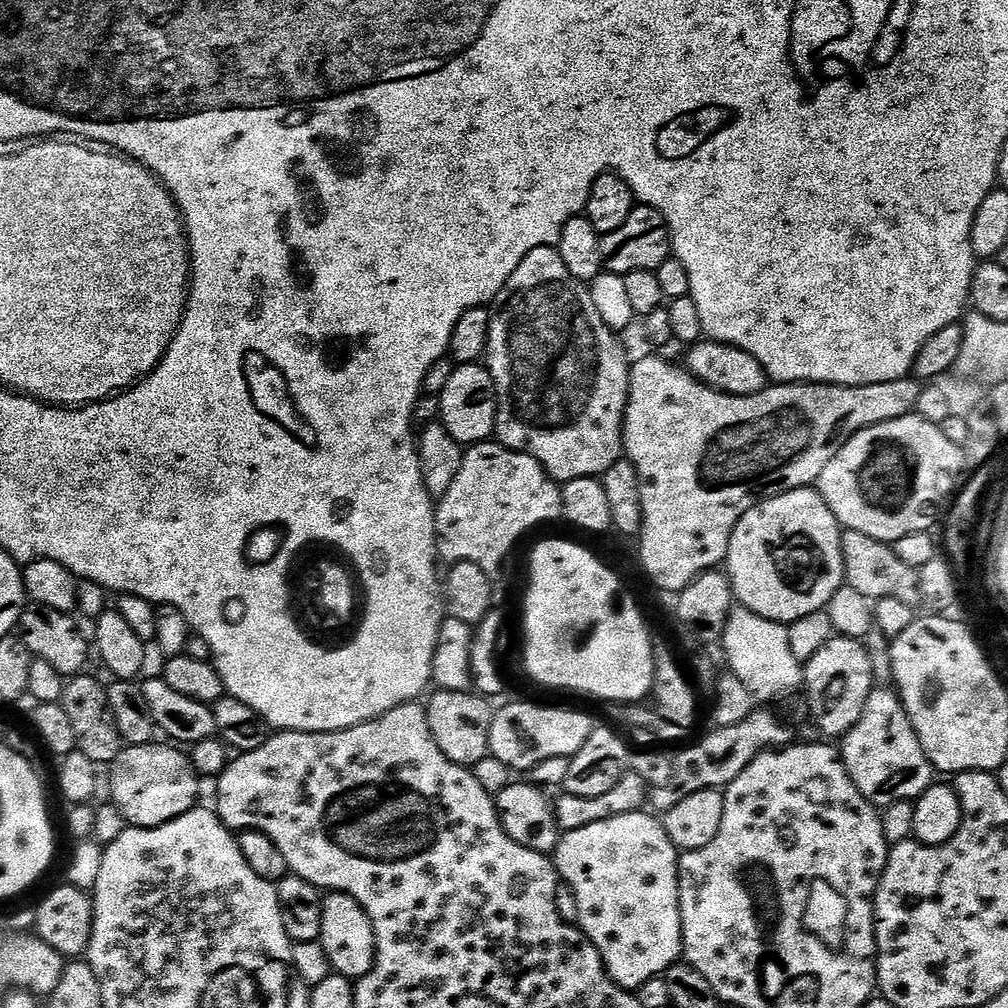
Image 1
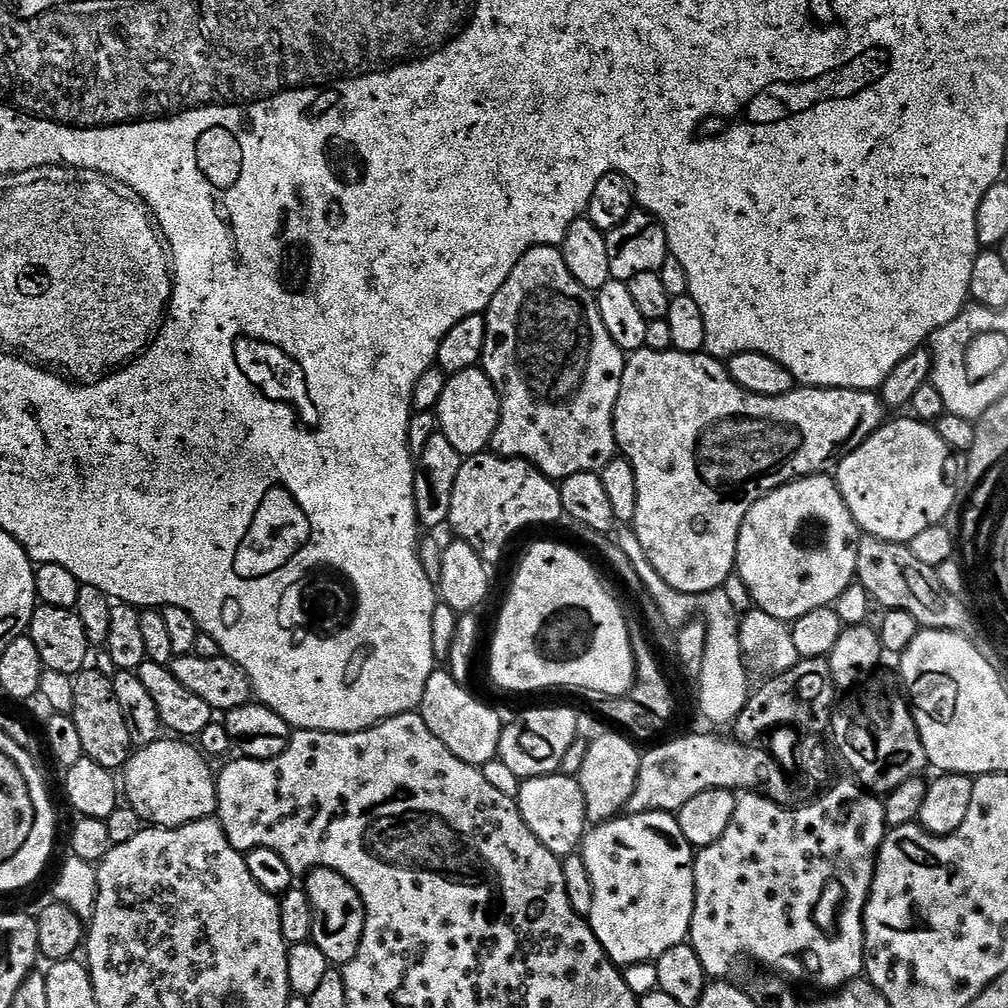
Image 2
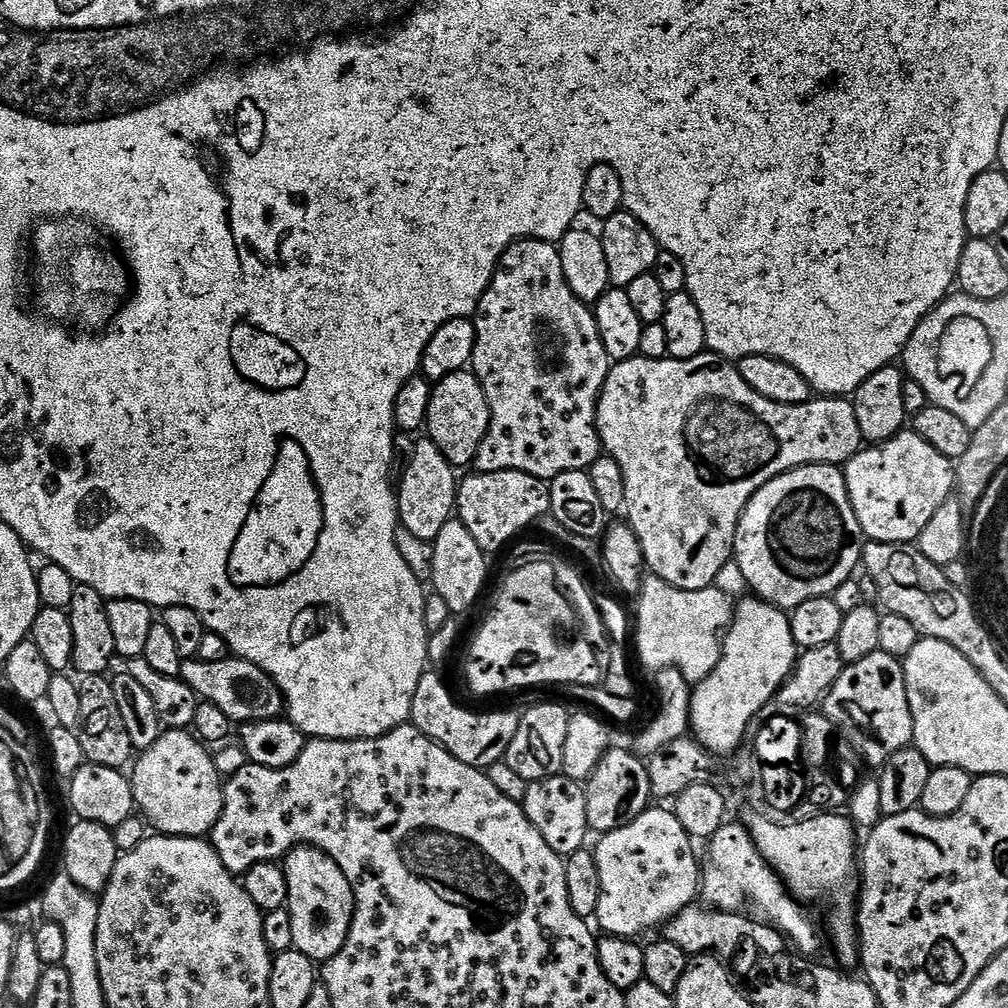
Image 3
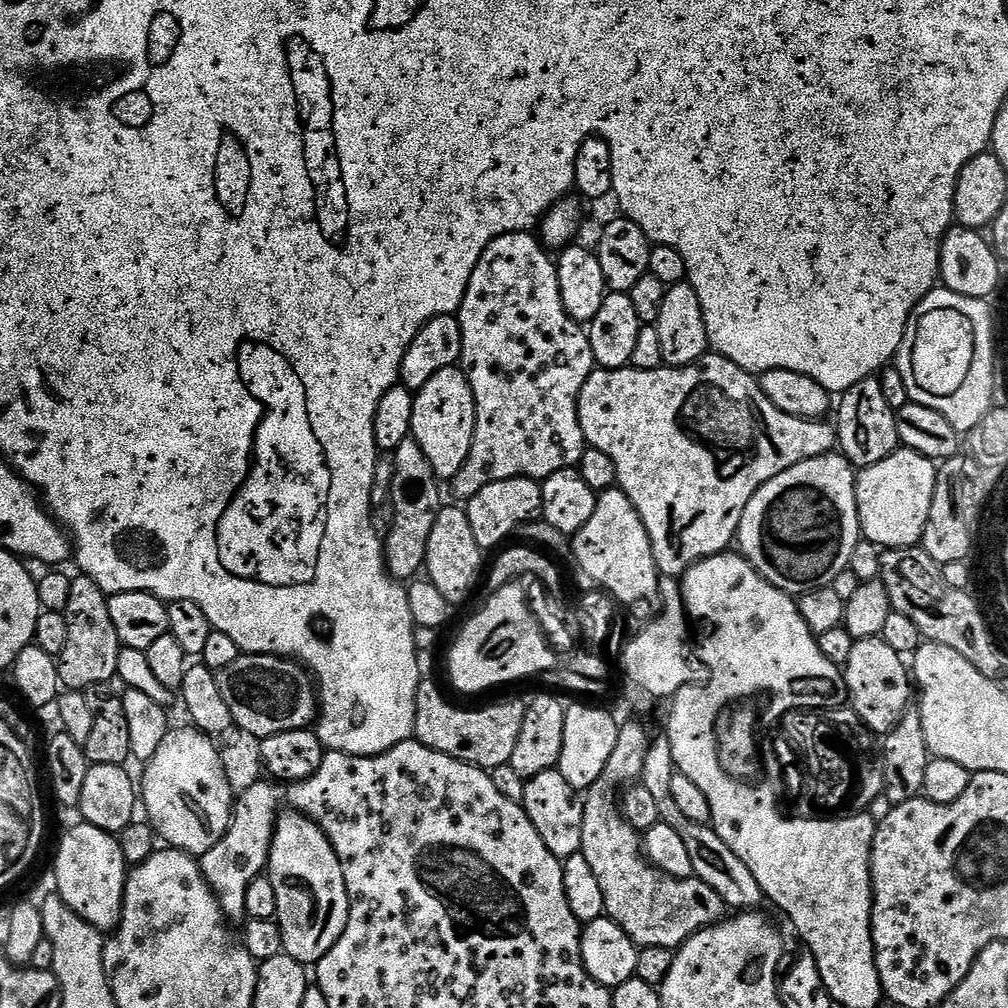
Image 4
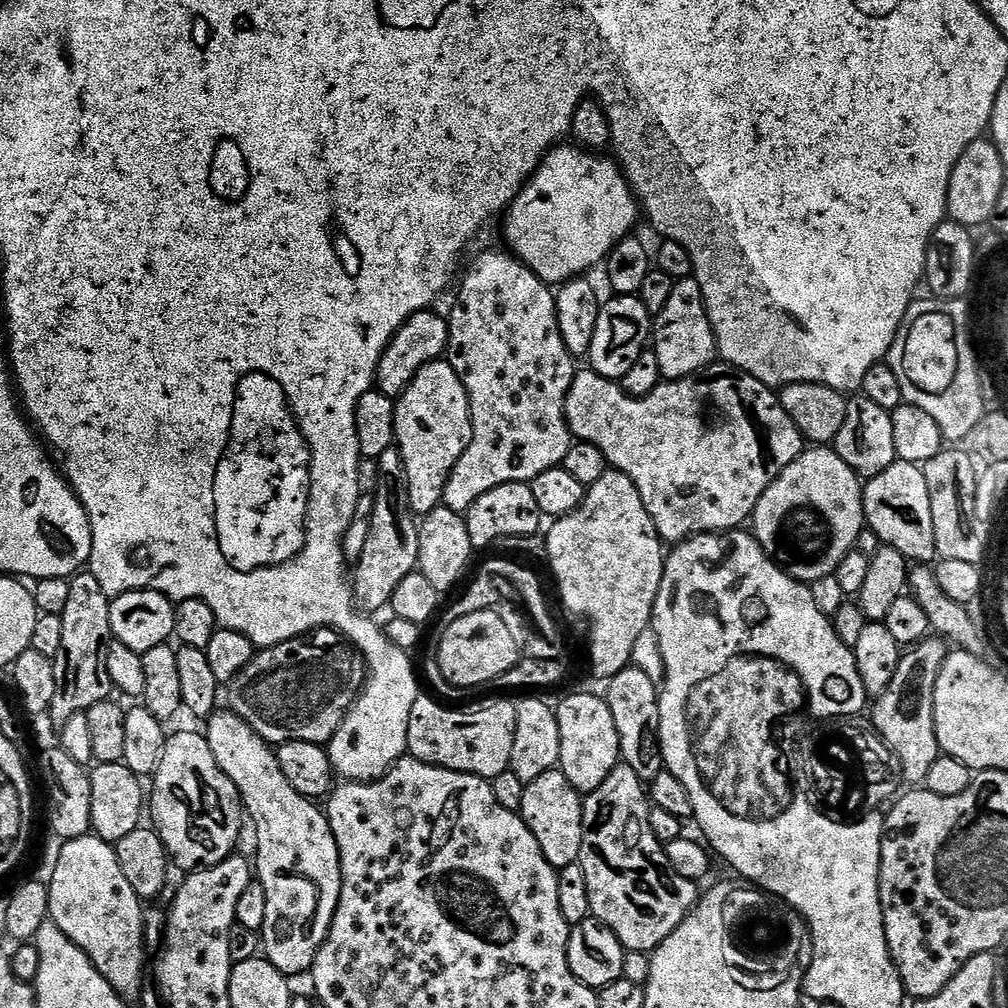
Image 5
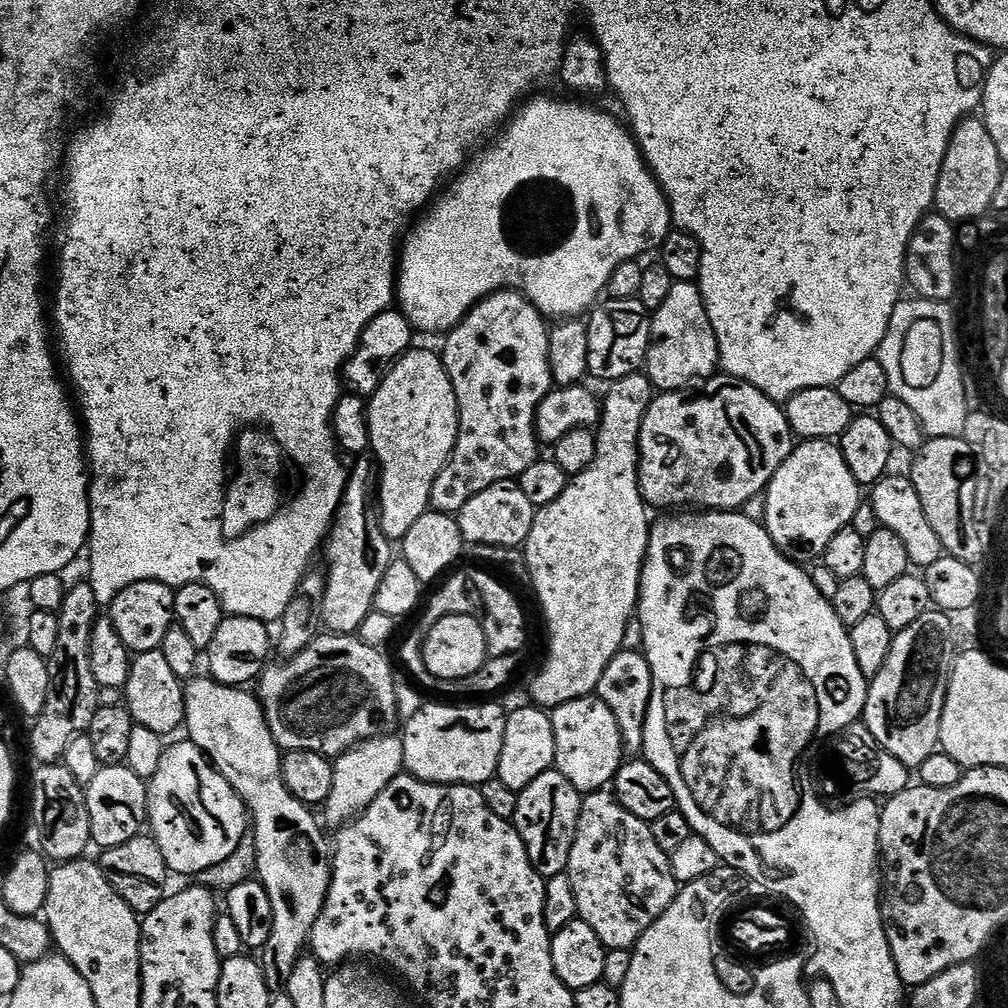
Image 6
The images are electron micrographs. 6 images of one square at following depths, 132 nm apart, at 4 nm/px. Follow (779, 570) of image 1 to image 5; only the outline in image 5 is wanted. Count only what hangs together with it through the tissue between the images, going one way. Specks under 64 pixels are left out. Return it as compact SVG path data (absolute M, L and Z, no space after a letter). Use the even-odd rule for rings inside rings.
M812 446L800 453L800 457L779 476L762 494L756 503L756 510L750 517L751 531L756 541L764 548L764 553L772 557L791 580L811 586L818 578L834 576L842 558L857 547L856 539L860 531L865 531L864 489L861 477L856 475L847 462L839 456L835 447Z

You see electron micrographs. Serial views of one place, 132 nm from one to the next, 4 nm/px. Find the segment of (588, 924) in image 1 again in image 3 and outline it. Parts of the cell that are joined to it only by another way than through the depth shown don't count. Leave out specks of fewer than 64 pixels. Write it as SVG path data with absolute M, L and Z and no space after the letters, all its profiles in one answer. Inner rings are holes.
M652 806L643 812L634 822L622 826L613 832L603 833L594 845L598 862L598 878L602 881L602 894L598 898L598 910L594 917L600 923L601 933L609 936L640 938L643 932L663 929L669 920L673 920L682 909L689 907L692 900L702 892L702 864L696 861L696 852L692 849L693 837L678 822L675 811L668 812L664 806Z

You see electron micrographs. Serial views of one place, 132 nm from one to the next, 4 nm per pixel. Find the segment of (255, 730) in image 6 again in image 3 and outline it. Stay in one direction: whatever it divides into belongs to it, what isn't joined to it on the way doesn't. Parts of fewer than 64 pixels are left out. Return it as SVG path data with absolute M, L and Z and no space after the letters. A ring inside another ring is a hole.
M301 846L293 848L282 861L288 887L287 910L294 929L293 949L314 962L337 956L348 941L348 931L356 910L356 895L352 893L346 874L322 850Z

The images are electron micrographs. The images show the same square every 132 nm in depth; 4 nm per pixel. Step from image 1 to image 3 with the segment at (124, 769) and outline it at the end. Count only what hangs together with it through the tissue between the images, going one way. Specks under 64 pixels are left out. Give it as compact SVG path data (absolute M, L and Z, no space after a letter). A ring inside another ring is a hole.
M161 731L154 746L143 749L130 768L137 809L157 833L166 836L207 837L224 805L225 781L209 749L191 731Z

